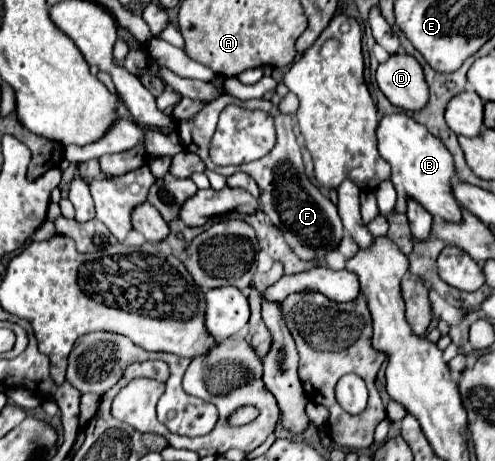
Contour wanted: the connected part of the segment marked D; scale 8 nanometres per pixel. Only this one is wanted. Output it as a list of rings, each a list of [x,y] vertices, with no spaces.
[[[394,53],[376,69],[376,83],[396,107],[418,111],[428,101],[428,85],[420,63],[408,53]]]

